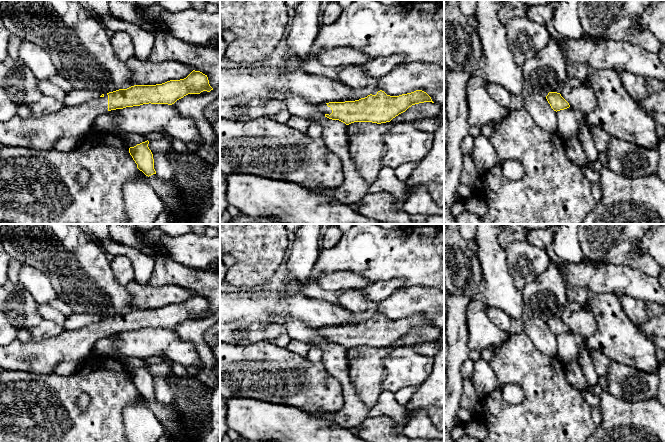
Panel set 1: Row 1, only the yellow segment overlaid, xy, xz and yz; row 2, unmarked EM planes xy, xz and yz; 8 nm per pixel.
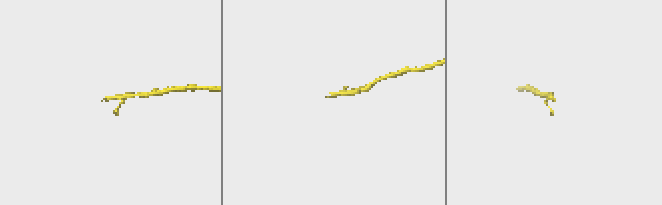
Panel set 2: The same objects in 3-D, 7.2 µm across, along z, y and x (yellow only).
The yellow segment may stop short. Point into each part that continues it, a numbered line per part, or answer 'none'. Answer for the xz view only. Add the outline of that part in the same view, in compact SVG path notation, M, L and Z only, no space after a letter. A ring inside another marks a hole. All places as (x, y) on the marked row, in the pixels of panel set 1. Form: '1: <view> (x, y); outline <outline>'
1: xz (324, 109); outline M326 103L319 105L319 109L320 109L320 112L321 112L322 114L324 114L324 115L325 115L325 114L329 114L329 115L330 115L330 114L332 113L331 108L328 107Z

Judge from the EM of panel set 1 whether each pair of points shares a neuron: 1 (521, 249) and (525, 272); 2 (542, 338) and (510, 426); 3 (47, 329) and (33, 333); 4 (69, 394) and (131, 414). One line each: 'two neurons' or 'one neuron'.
1: one neuron
2: two neurons
3: one neuron
4: two neurons

